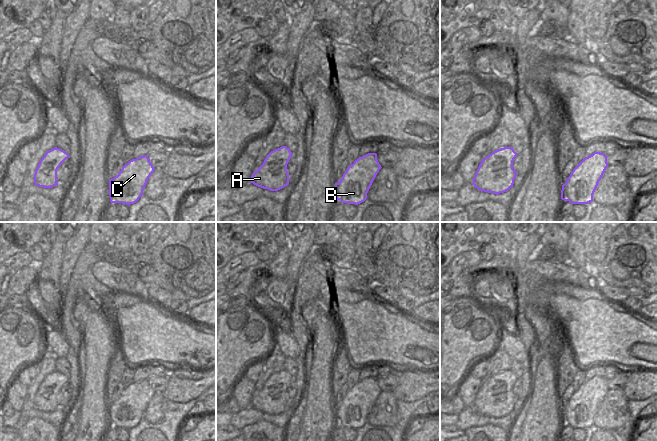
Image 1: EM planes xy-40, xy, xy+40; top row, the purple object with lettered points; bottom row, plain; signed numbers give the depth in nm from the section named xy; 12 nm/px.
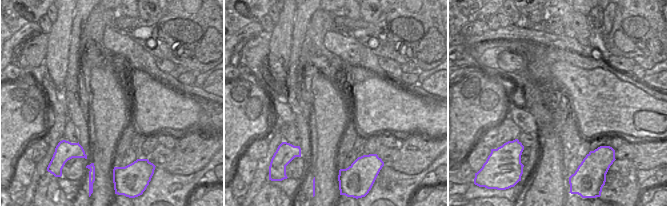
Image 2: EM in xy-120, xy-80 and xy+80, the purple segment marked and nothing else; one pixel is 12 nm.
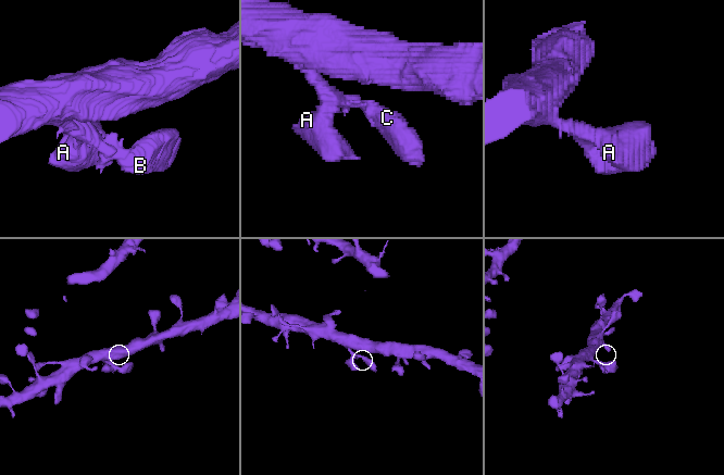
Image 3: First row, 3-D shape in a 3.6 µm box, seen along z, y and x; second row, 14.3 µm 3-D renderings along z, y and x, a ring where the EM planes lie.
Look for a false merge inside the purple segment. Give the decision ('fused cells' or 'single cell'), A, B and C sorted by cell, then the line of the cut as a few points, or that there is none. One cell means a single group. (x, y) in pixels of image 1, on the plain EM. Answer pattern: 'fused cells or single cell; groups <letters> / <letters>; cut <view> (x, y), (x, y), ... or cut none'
single cell; groups A B C; cut none

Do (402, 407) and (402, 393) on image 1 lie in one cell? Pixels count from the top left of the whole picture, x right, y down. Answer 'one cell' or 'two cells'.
two cells

